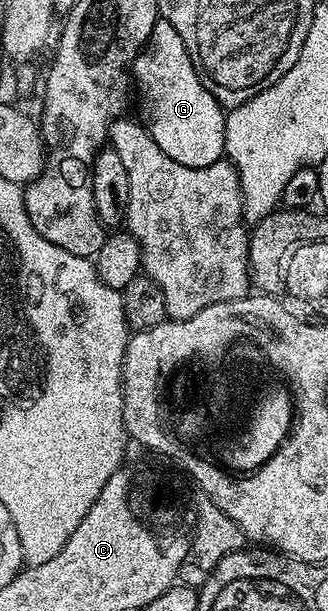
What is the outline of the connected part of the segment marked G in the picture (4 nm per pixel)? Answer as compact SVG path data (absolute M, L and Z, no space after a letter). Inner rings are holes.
M157 18L154 22L154 30L150 30L150 38L137 54L130 69L130 76L134 81L135 91L137 88L141 98L144 99L144 112L148 115L147 130L154 138L154 142L158 142L162 154L174 158L174 162L182 162L182 166L195 168L210 166L217 158L224 156L225 109L199 80L186 46L170 22L161 18Z

